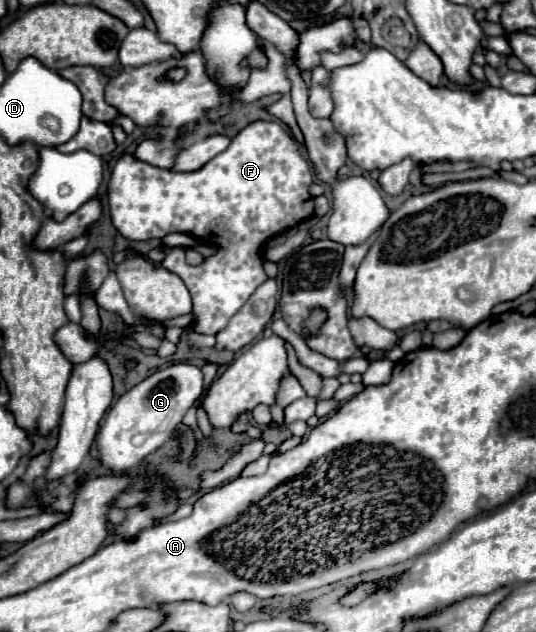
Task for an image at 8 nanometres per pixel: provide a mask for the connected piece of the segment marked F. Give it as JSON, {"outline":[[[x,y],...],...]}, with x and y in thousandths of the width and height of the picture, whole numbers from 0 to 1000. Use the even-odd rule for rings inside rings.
{"outline":[[[479,190],[457,199],[431,222],[420,241],[405,244],[382,263],[360,272],[300,269],[274,256],[248,253],[244,244],[226,247],[207,275],[200,316],[207,329],[207,348],[215,348],[215,361],[237,380],[282,380],[300,377],[315,367],[341,367],[405,392],[405,399],[382,408],[371,421],[341,421],[338,427],[319,427],[345,446],[349,459],[356,462],[356,519],[368,528],[405,528],[450,491],[479,453],[498,443],[498,434],[491,427],[491,389],[506,377],[558,358],[565,348],[576,348],[588,339],[588,310],[576,304],[584,278],[584,263],[573,250],[565,250],[562,228],[539,209],[532,209],[521,193]]]}

